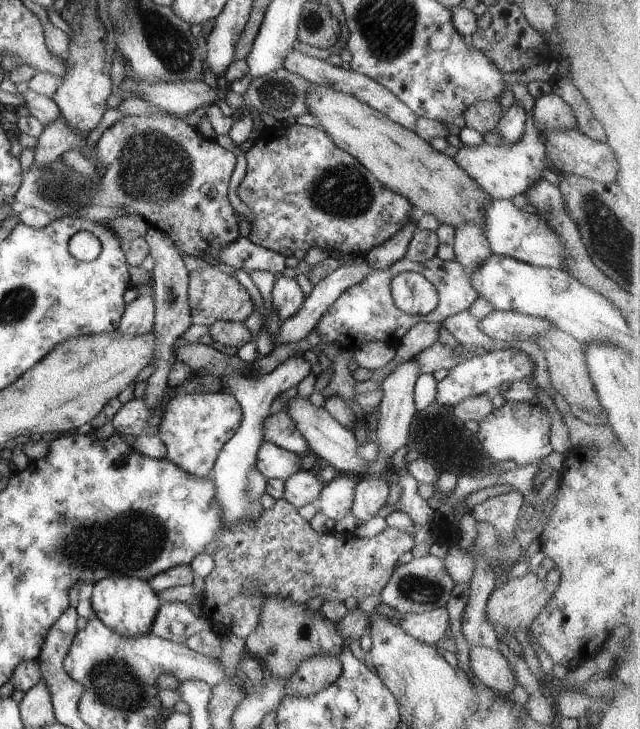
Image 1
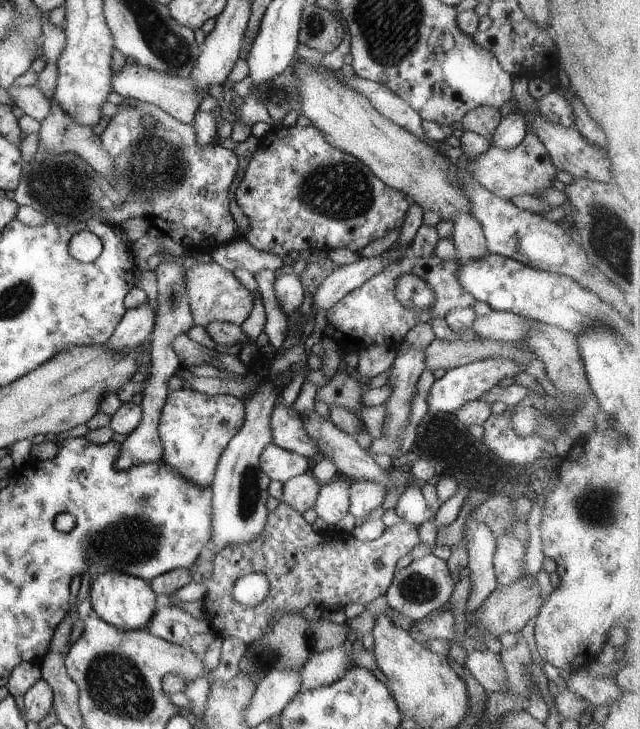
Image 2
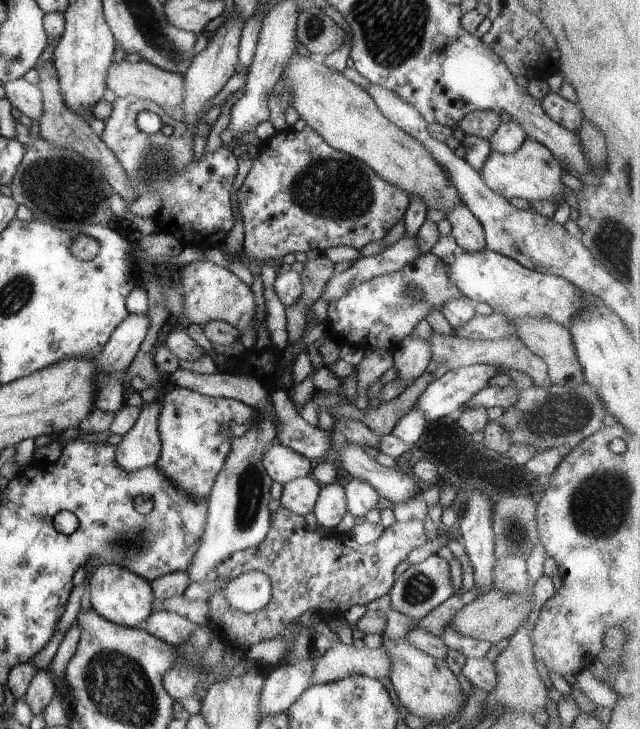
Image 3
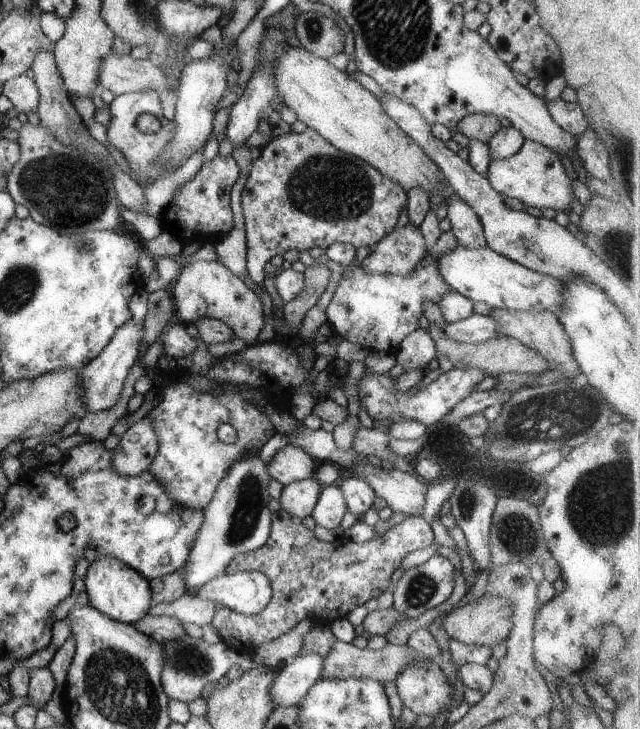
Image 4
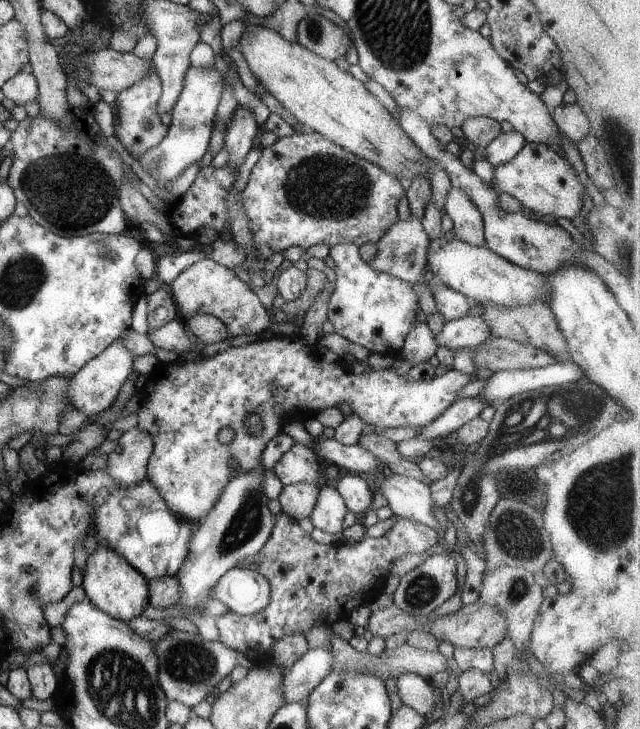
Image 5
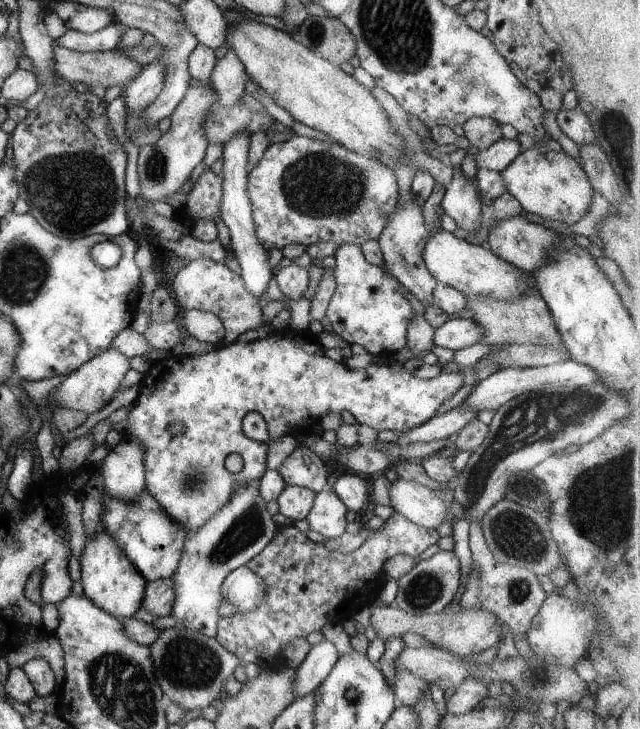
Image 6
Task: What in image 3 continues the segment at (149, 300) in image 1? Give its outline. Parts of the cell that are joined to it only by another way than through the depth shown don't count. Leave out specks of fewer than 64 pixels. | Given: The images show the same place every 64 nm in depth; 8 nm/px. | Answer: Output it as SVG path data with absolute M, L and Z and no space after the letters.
M128 313L128 316L114 329L110 335L110 340L104 345L103 351L95 358L99 364L99 379L97 380L97 392L94 397L94 406L106 412L116 412L122 408L125 398L122 388L125 385L124 374L131 365L138 349L148 334L150 319L147 313Z

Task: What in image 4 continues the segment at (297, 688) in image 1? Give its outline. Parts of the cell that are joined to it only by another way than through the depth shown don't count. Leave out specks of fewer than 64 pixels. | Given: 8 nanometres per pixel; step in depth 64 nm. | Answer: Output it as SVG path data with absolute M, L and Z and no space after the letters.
M338 640L323 659L324 668L320 679L344 680L349 678L363 678L381 683L395 680L398 675L402 674L406 667L432 664L432 660L427 659L424 654L409 647L407 644L391 645L387 643L383 648L375 650L368 647L359 649L352 643L343 643Z

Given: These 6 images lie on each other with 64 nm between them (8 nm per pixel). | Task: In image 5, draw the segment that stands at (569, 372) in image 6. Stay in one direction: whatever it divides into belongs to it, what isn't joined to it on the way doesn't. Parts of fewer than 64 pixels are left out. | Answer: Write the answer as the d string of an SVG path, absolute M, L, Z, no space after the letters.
M554 362L539 369L514 369L498 371L488 379L482 392L476 396L484 399L487 406L497 406L511 396L586 380L584 371L572 362Z

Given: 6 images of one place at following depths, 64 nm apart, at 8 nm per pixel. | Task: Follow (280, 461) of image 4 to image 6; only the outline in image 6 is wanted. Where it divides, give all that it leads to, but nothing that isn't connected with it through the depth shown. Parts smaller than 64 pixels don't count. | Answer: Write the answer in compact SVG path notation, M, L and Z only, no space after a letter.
M300 445L277 468L287 485L309 488L316 493L329 488L330 468L310 447Z

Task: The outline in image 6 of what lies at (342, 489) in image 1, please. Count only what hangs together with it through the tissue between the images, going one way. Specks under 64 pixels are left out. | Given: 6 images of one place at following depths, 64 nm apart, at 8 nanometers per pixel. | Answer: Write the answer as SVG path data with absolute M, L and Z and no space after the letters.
M331 488L315 494L312 510L307 519L310 529L329 539L335 539L346 532L348 507Z

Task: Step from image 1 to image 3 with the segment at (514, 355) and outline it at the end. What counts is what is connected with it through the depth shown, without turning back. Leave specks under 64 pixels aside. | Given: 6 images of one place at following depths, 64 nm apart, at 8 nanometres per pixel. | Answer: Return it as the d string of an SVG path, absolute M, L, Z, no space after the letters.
M486 363L449 370L426 387L414 407L425 414L427 421L442 419L461 410L474 395L488 388L490 379L498 374L500 368Z

